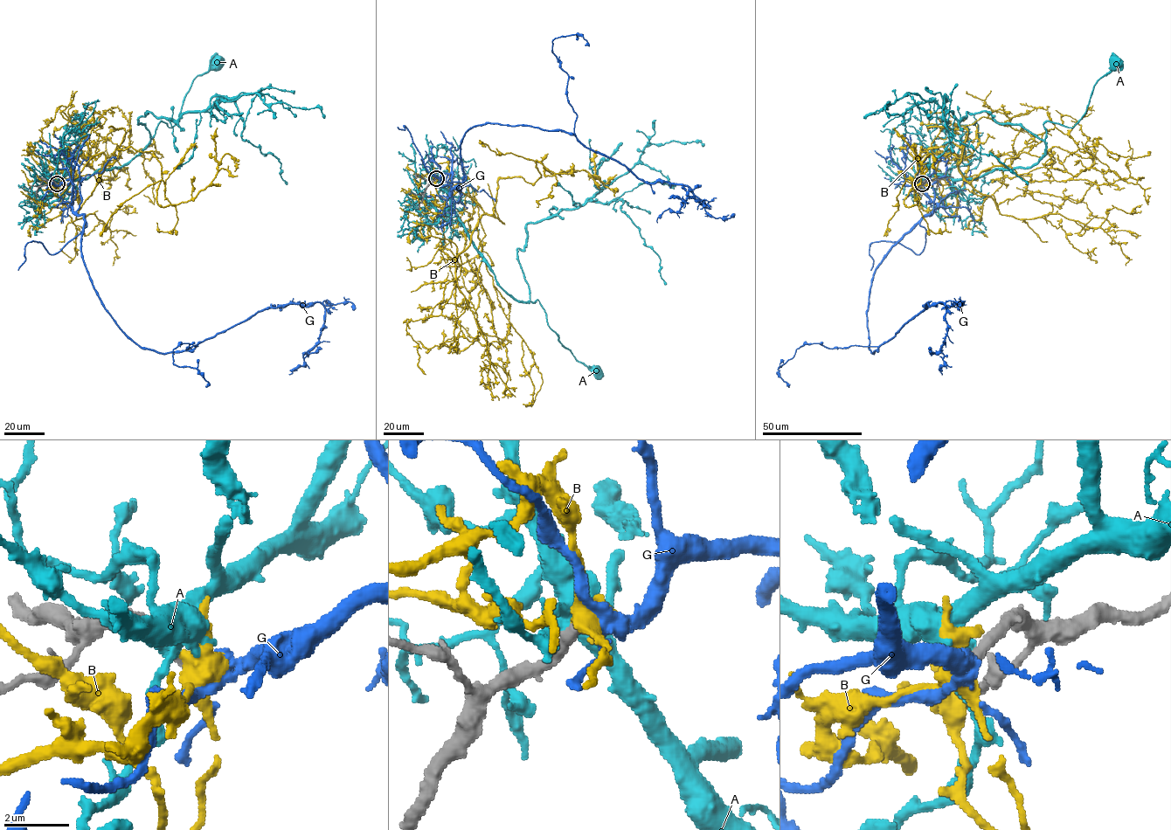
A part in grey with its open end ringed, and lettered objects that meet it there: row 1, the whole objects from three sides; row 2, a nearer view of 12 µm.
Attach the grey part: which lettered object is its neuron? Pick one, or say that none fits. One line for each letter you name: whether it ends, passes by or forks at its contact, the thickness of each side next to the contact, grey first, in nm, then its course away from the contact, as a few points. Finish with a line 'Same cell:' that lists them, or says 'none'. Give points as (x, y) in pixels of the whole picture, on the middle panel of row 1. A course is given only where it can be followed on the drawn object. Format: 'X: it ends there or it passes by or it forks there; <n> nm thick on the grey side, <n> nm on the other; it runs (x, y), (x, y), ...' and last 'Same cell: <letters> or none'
G: it passes by; 400 nm thick on the grey side, 400 nm on the other; it runs (436, 178), (451, 173), (450, 193), (462, 183), (472, 127), (530, 125), (704, 203), (668, 197)
Same cell: G

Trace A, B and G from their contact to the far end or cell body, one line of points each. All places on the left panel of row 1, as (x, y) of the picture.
A: (55, 183), (126, 165), (161, 121), (169, 127), (177, 121), (194, 79), (218, 65)
B: (56, 183), (57, 197), (117, 147), (153, 152), (157, 203), (175, 205), (159, 180), (100, 236)
G: (57, 183), (83, 215), (93, 287), (141, 347), (191, 350), (320, 302), (319, 341), (288, 374)

